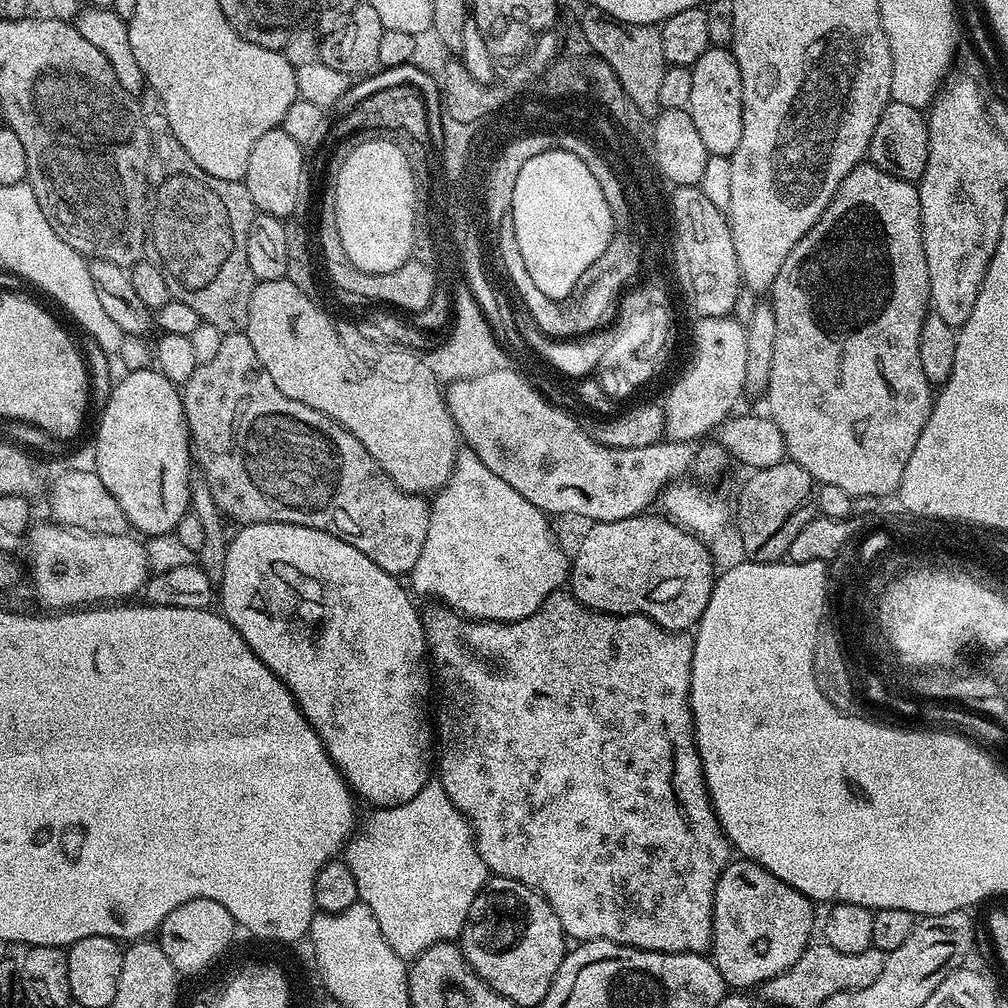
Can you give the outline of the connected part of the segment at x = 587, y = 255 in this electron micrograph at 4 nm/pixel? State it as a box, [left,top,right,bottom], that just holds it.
[512,148,614,300]

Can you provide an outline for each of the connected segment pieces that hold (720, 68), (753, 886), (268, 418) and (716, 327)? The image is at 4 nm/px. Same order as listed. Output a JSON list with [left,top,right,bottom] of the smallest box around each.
[[687,46,742,158],[710,858,818,990],[182,334,432,577],[662,315,746,444]]

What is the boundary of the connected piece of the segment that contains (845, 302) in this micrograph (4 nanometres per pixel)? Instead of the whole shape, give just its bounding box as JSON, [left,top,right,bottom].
[766,162,934,497]

